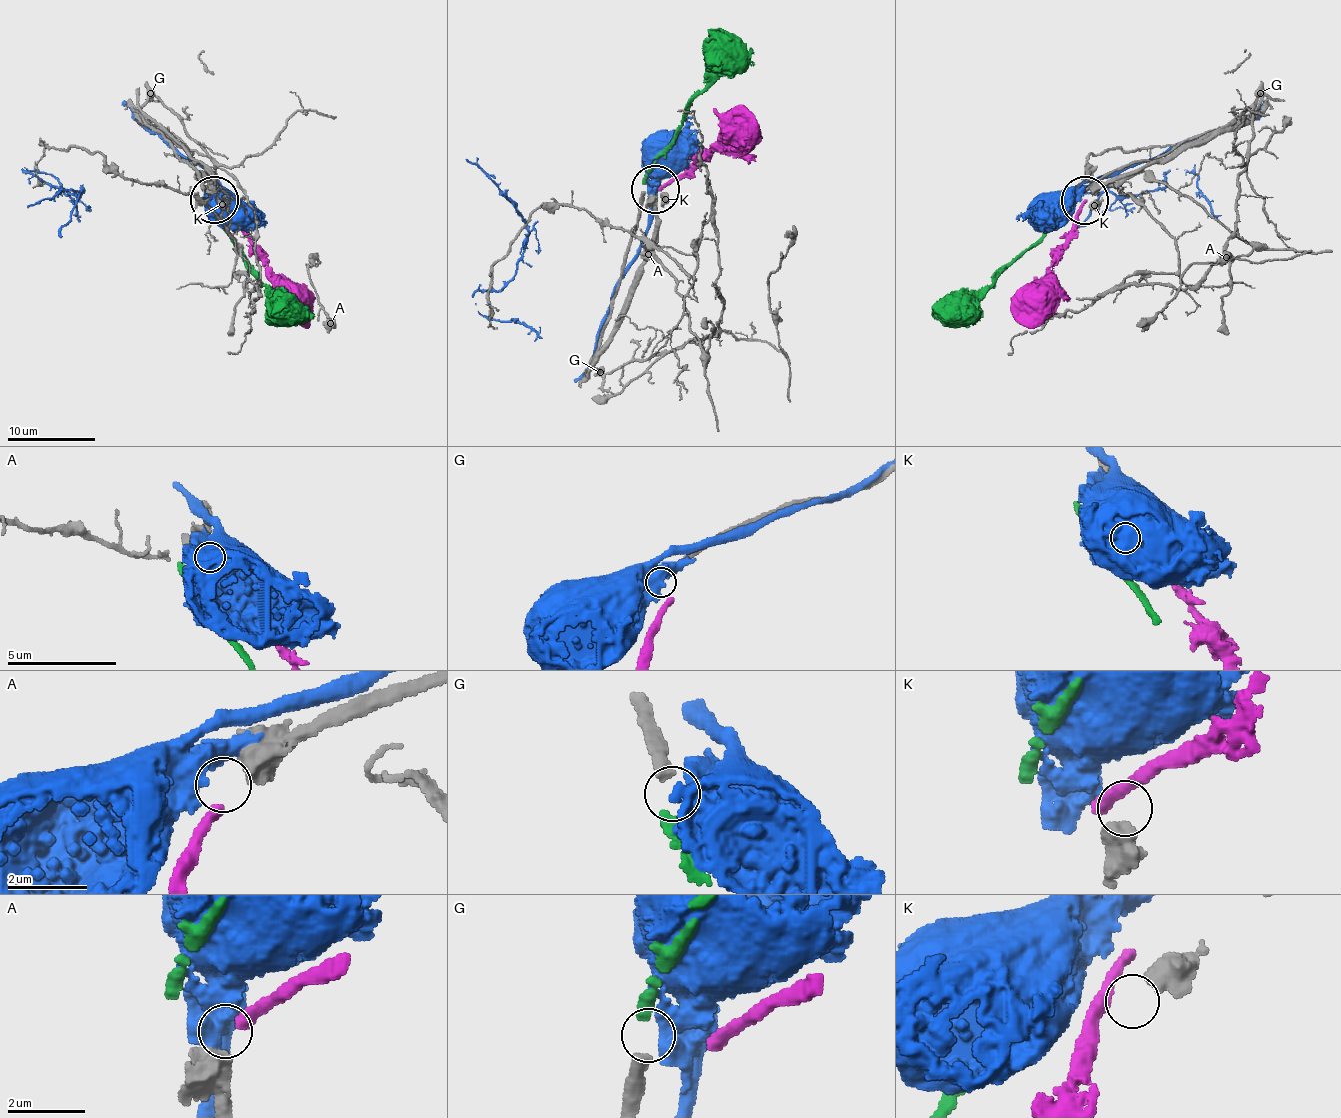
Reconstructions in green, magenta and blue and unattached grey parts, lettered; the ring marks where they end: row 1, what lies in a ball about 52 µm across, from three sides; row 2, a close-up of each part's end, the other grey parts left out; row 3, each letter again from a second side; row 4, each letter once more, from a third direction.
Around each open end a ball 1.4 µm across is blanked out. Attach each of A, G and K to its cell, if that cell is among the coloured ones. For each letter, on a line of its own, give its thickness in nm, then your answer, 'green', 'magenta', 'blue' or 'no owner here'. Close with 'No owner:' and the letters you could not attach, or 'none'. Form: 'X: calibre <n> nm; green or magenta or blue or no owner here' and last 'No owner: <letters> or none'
A: calibre 600 nm; magenta
G: calibre 320 nm; green
K: calibre 650 nm; no owner here
No owner: K

